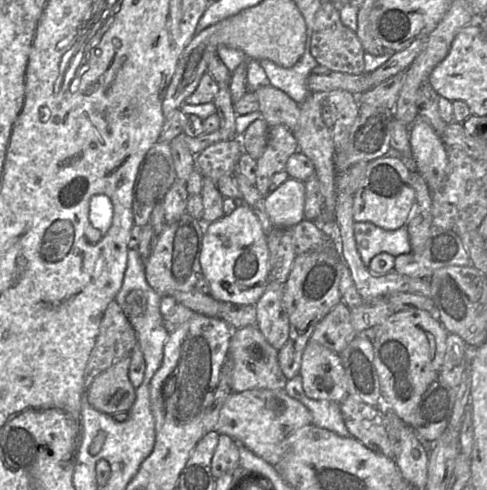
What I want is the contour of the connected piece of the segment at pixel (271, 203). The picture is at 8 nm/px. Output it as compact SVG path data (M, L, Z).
M288 177L264 197L266 213L274 227L290 228L304 219L304 182Z

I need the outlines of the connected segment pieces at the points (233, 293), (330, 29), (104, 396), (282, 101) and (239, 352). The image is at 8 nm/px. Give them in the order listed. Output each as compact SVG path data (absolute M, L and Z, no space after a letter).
M244 203L231 214L204 224L200 252L201 274L208 280L210 295L221 302L255 306L268 283L266 234L258 218Z
M331 2L321 3L314 17L310 52L318 65L329 70L358 75L364 72L364 49L356 32L342 24L339 7Z
M129 355L94 379L85 390L93 408L109 415L128 412L132 408L136 400L136 389L129 379L130 363Z
M270 84L254 89L253 93L258 99L260 118L269 127L284 125L294 131L300 117L298 103Z
M257 326L233 329L226 366L229 366L233 392L251 389L282 390L288 380L280 368L278 351L267 342Z

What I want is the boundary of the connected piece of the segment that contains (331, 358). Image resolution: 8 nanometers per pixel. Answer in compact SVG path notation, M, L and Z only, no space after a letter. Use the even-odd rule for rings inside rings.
M316 342L307 343L299 375L305 394L311 399L340 403L348 395L346 372L339 354Z

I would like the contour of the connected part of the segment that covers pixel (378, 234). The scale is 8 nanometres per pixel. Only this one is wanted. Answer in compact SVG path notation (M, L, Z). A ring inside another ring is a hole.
M354 221L353 231L357 251L366 267L379 253L384 252L396 257L411 251L406 225L386 230L370 222Z

